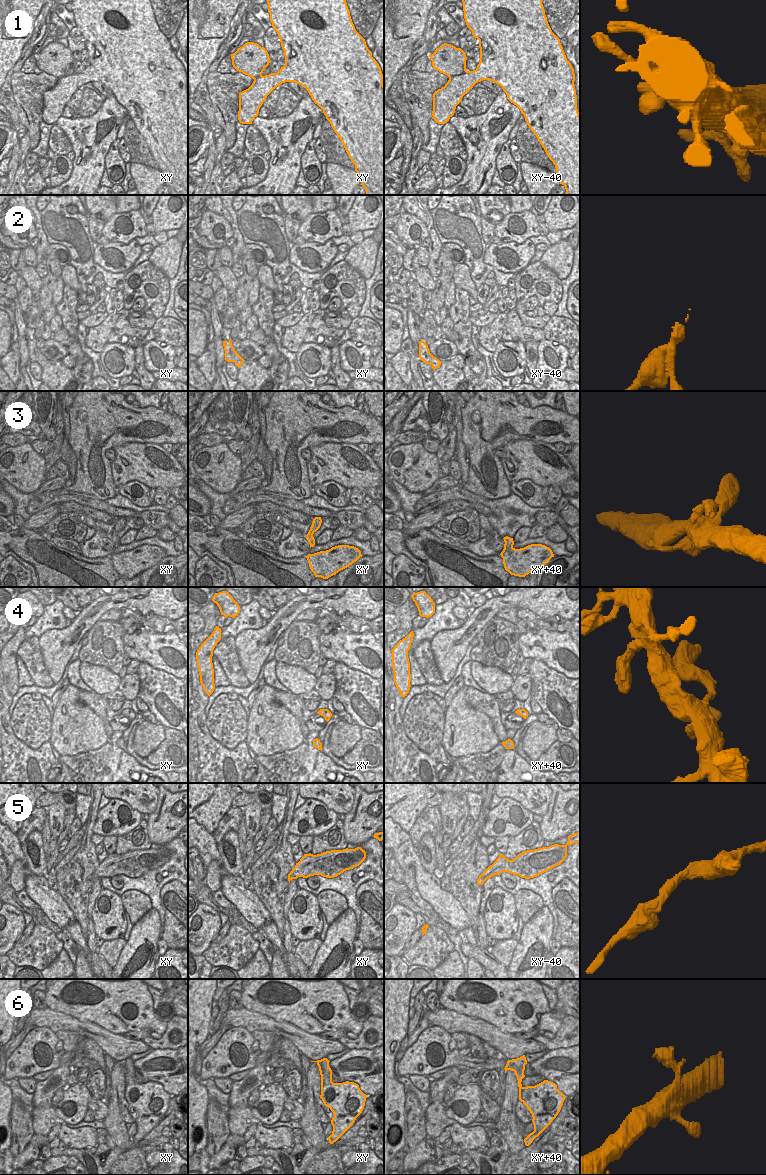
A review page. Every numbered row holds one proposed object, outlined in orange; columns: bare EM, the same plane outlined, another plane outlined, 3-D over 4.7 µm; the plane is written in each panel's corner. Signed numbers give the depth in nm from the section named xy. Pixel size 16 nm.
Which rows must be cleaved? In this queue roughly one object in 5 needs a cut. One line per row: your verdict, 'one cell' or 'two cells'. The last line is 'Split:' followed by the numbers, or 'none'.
1: one cell
2: two cells
3: one cell
4: one cell
5: one cell
6: one cell
Split: 2

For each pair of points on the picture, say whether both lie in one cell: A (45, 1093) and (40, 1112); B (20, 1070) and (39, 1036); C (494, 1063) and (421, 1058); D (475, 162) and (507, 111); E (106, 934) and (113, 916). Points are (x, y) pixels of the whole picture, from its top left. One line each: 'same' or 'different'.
A: different
B: same
C: same
D: same
E: same

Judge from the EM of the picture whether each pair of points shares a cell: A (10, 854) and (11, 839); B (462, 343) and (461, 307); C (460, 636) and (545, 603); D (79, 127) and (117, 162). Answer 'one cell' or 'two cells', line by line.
A: one cell
B: one cell
C: one cell
D: two cells

